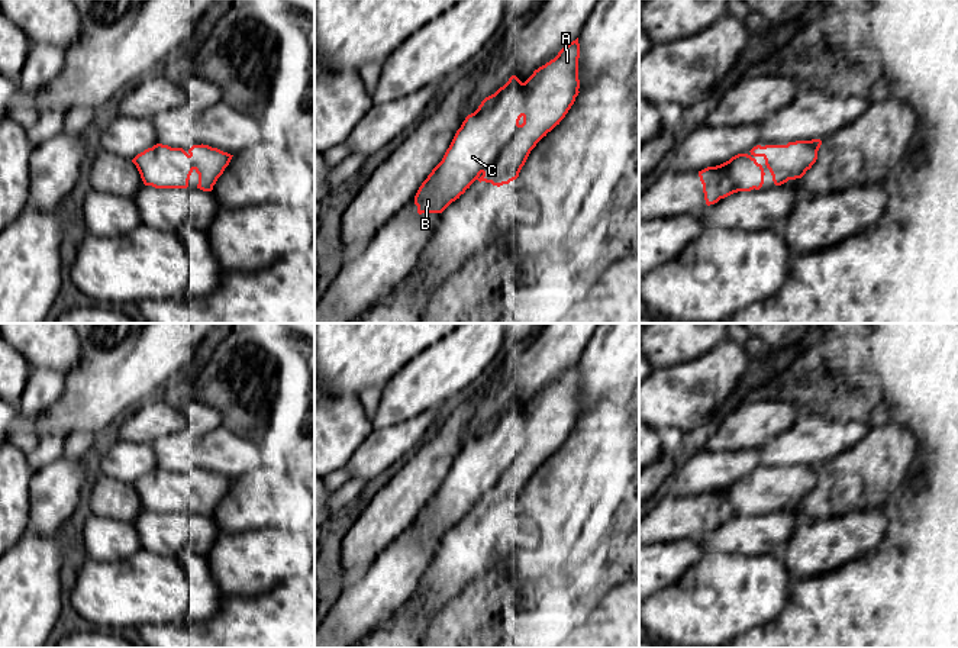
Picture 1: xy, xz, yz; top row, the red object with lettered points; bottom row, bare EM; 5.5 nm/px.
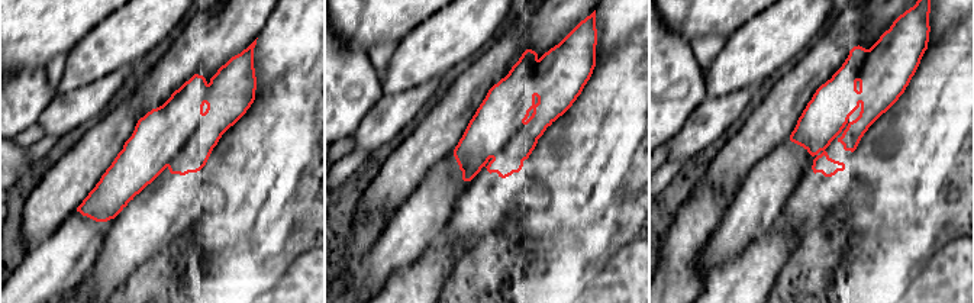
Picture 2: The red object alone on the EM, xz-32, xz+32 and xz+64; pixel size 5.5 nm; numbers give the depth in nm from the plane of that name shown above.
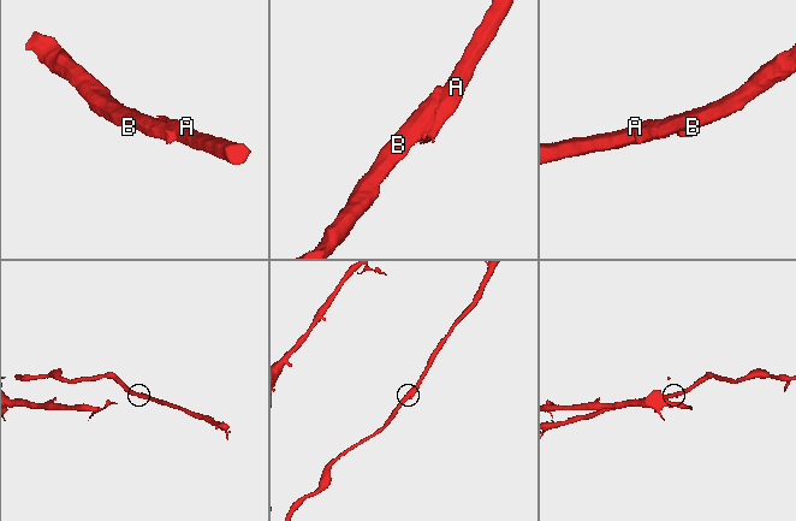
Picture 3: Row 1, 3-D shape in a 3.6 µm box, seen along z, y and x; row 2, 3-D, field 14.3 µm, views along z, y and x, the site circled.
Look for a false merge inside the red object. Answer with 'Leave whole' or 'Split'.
Leave whole

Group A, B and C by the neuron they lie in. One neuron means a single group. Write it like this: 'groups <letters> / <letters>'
groups A B C

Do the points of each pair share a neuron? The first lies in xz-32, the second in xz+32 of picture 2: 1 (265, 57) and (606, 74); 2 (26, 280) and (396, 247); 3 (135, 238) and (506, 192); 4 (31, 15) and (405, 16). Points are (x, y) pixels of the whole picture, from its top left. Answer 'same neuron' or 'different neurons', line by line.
1: different neurons
2: same neuron
3: same neuron
4: same neuron

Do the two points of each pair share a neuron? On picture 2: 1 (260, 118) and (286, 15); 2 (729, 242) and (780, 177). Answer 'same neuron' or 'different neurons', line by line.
1: different neurons
2: same neuron

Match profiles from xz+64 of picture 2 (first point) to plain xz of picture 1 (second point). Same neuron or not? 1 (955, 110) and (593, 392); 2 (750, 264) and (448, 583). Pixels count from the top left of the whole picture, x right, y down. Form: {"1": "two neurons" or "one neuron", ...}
{"1": "two neurons", "2": "two neurons"}

